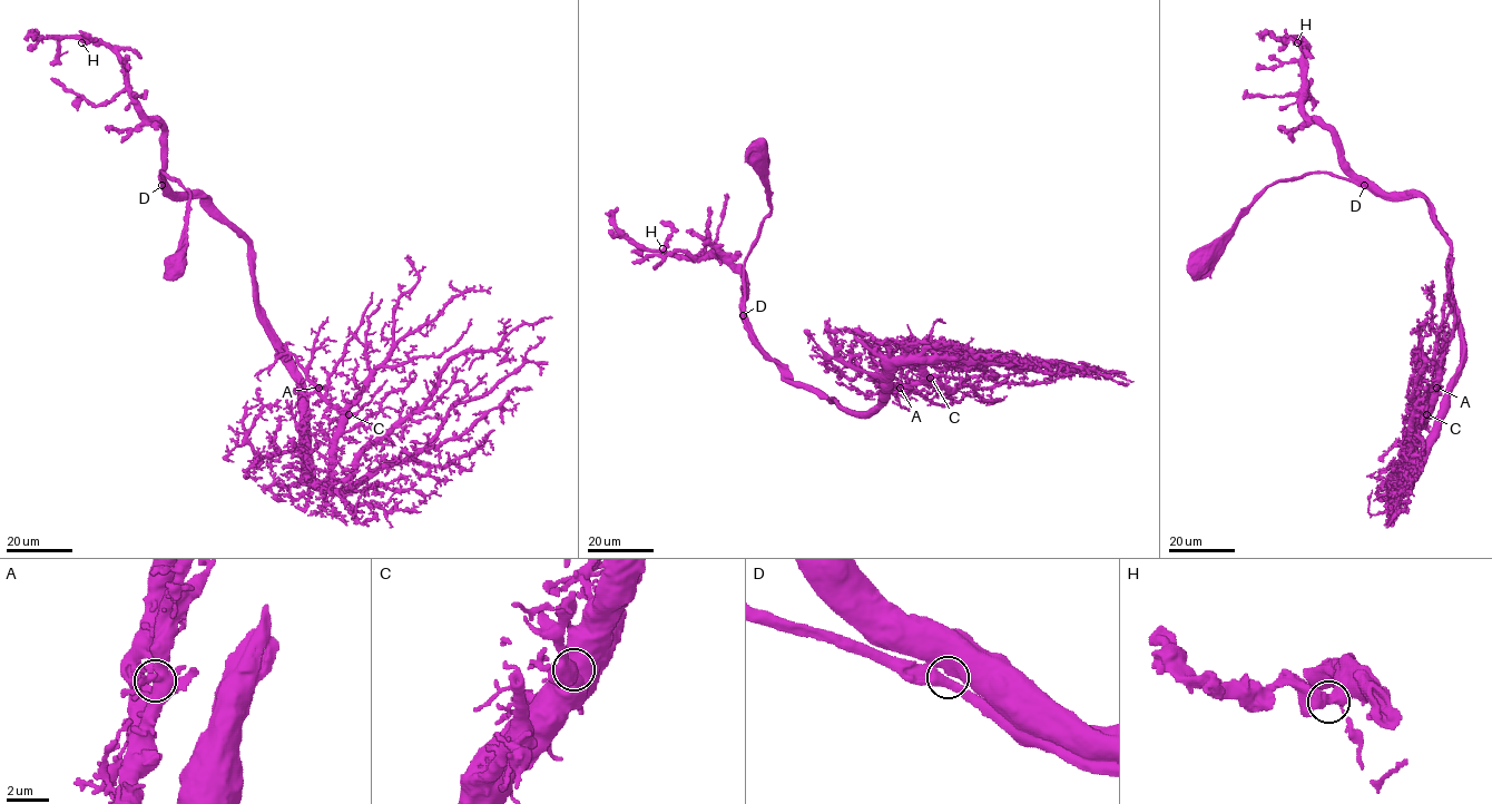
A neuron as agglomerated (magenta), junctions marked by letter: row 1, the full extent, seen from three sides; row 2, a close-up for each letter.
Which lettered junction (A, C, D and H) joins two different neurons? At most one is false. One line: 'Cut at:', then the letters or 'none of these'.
Cut at: none of these

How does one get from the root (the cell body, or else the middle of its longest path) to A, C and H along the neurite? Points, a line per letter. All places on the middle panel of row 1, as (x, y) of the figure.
A: (755, 152), (771, 207), (744, 266), (756, 342), (844, 410), (867, 411), (893, 368), (916, 364), (900, 388)
C: (755, 152), (771, 207), (744, 266), (756, 342), (793, 382), (851, 411), (874, 408), (897, 364), (930, 378)
H: (755, 152), (771, 213), (745, 263), (745, 300), (744, 280), (719, 254), (673, 255), (663, 248)

